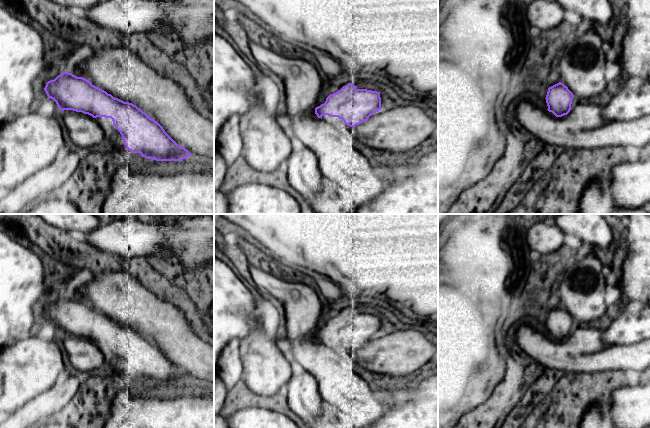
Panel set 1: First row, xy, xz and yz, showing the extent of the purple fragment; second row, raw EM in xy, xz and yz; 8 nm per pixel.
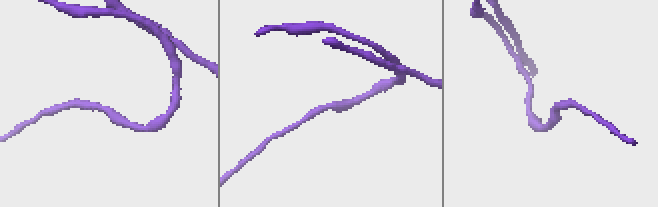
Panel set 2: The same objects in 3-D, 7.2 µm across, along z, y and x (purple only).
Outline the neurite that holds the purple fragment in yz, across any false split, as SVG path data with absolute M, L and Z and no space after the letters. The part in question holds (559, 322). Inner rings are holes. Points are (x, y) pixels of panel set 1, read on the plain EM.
M559 306L548 312L546 327L548 335L556 341L567 339L571 332L573 317L563 307Z

